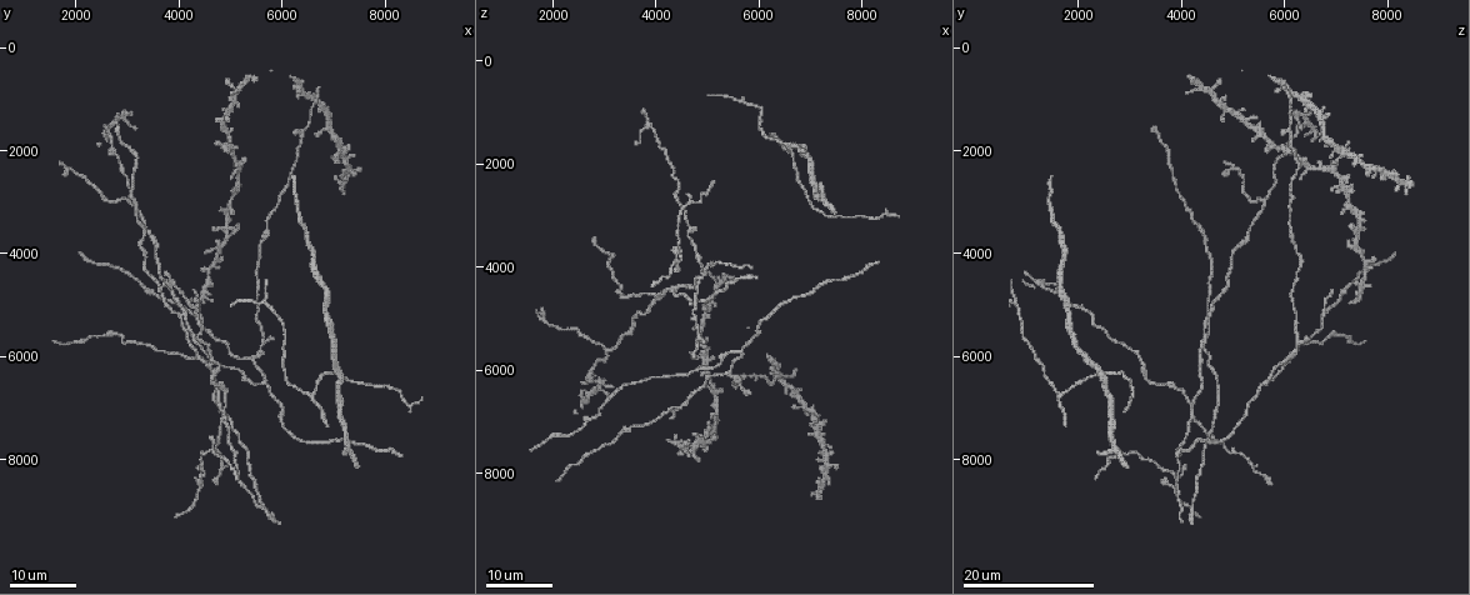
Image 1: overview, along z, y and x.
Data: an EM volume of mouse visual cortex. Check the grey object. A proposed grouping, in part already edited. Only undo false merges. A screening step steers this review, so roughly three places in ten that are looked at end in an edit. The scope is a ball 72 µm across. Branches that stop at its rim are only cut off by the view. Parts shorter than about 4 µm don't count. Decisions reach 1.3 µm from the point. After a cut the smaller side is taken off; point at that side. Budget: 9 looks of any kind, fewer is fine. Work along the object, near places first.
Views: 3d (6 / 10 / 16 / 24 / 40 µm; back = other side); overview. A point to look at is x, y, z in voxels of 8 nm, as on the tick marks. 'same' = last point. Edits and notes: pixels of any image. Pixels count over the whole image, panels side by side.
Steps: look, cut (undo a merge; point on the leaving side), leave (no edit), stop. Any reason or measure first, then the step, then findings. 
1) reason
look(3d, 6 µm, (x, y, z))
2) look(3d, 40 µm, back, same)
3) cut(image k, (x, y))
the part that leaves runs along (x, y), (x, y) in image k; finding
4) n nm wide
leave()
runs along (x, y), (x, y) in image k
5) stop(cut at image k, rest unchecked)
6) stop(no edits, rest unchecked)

a fork
look(3d, 24 µm, (4850, 7000, 4150))

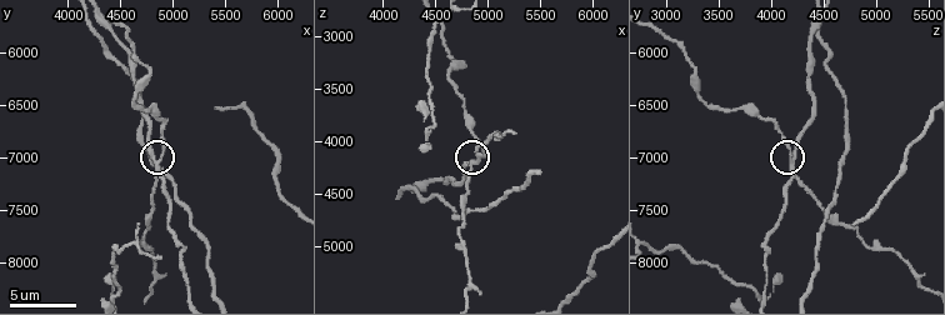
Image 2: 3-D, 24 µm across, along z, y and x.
closer look
look(3d, 10 µm, (4840, 7080, 4180))

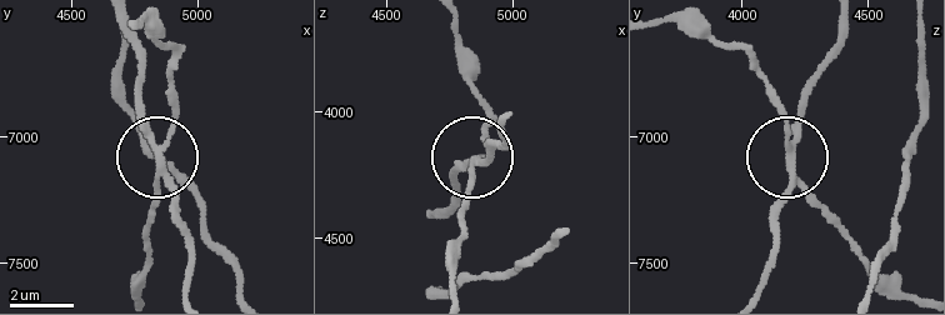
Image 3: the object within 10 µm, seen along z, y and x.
3 arms
cut(image 3, (156, 201))
two cells meet here

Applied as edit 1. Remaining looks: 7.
redraw
look(overview)

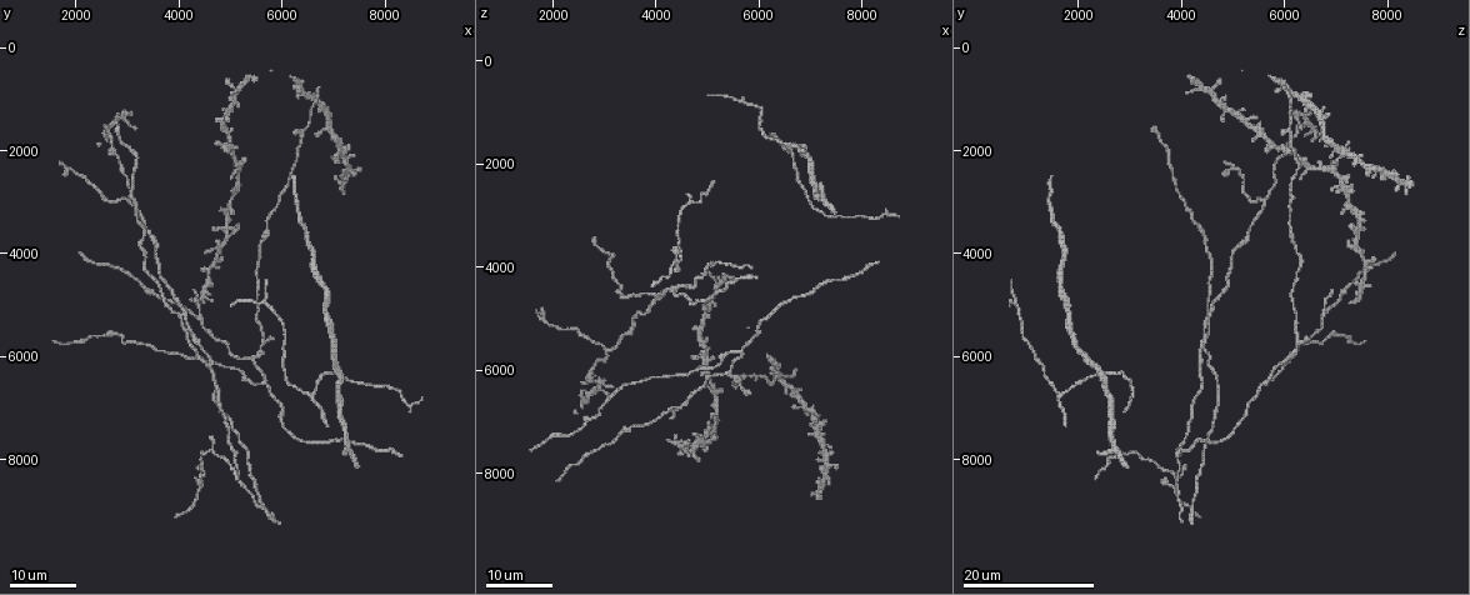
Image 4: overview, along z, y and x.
look(3d, 16 µm, (5250, 7800, 4450))

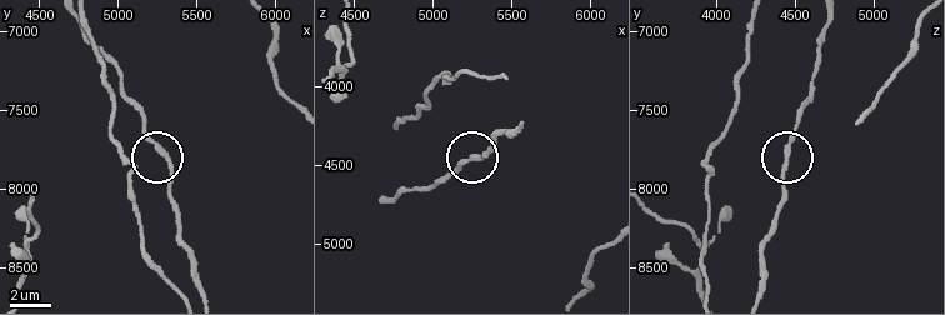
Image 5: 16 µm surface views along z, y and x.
zoom in
look(3d, 6 µm, (5280, 7780, 4440))

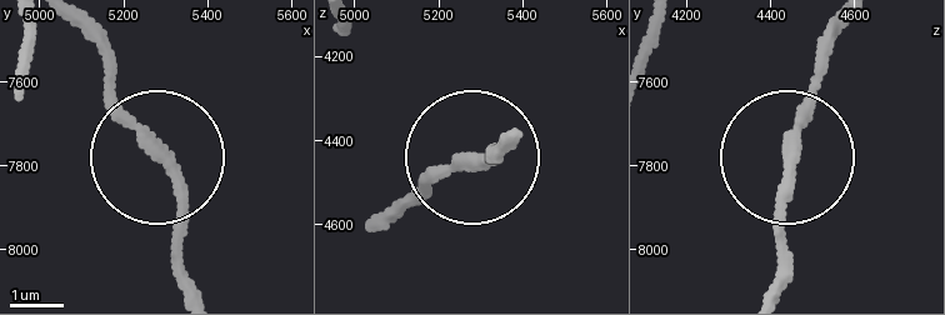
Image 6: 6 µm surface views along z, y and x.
side arm 15 µm
leave()
all the same cell

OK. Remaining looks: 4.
two arms in line, one across
look(3d, 16 µm, (5300, 6050, 6050))

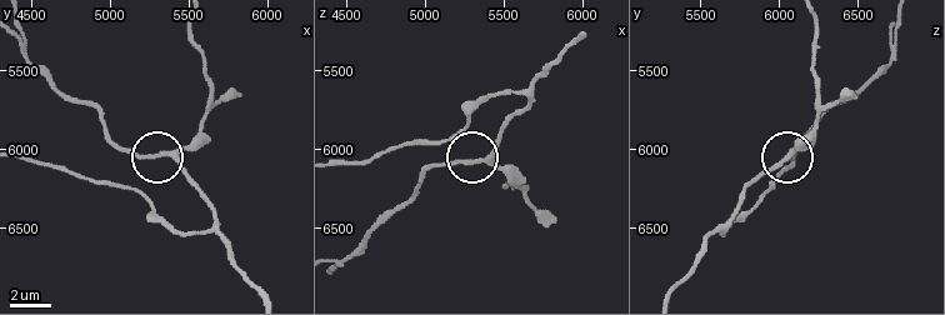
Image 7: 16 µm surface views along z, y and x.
look(3d, 10 µm, (5360, 6020, 6080))

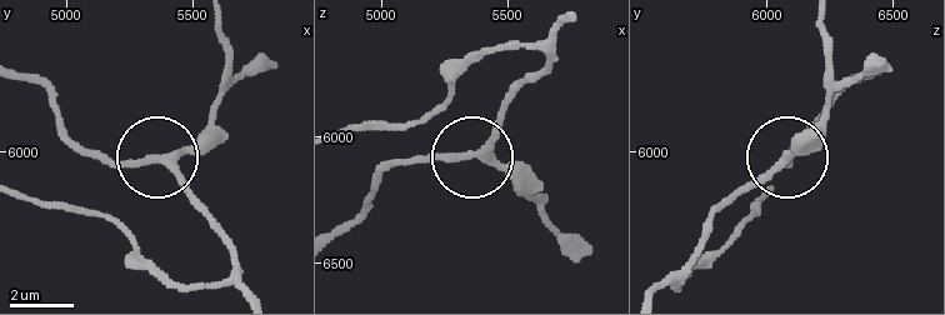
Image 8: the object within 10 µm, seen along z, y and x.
230 nm wide
leave()
continuous, no second cell

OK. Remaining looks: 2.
look(3d, 16 µm, (4350, 4950, 7300))

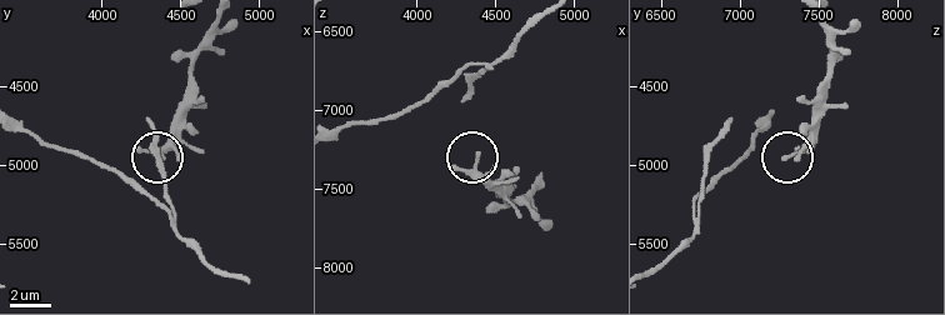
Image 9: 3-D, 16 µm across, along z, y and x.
look(3d, 6 µm, (4380, 4940, 7320))

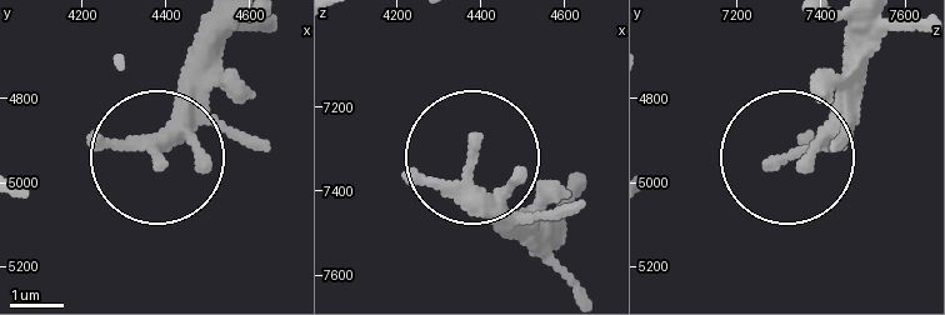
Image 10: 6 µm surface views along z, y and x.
leave()
continuous, no second cell

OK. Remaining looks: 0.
stop(cut at image 3, rest unchecked)

